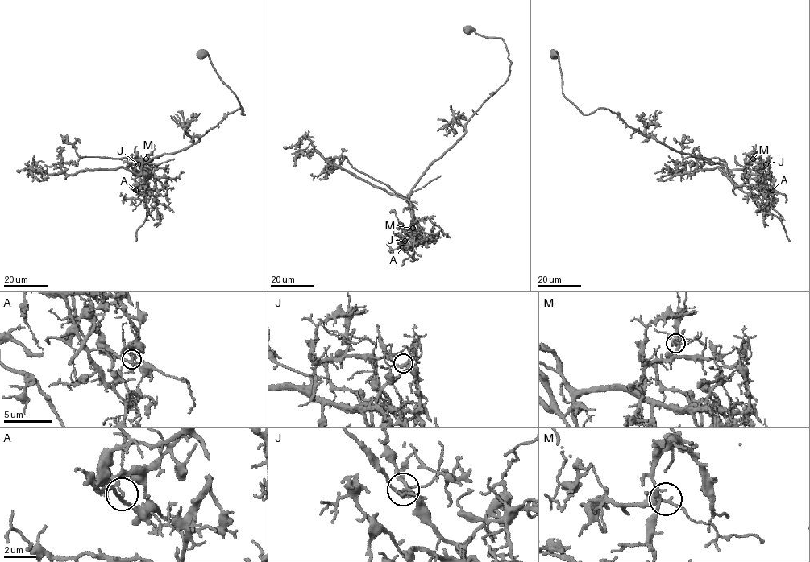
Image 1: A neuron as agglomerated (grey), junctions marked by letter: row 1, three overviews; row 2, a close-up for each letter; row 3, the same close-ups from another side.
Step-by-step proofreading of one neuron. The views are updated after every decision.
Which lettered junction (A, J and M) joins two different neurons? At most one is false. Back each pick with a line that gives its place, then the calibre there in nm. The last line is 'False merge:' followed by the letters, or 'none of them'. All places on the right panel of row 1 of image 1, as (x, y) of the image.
A: (772, 190) | 180 nm
False merge: A

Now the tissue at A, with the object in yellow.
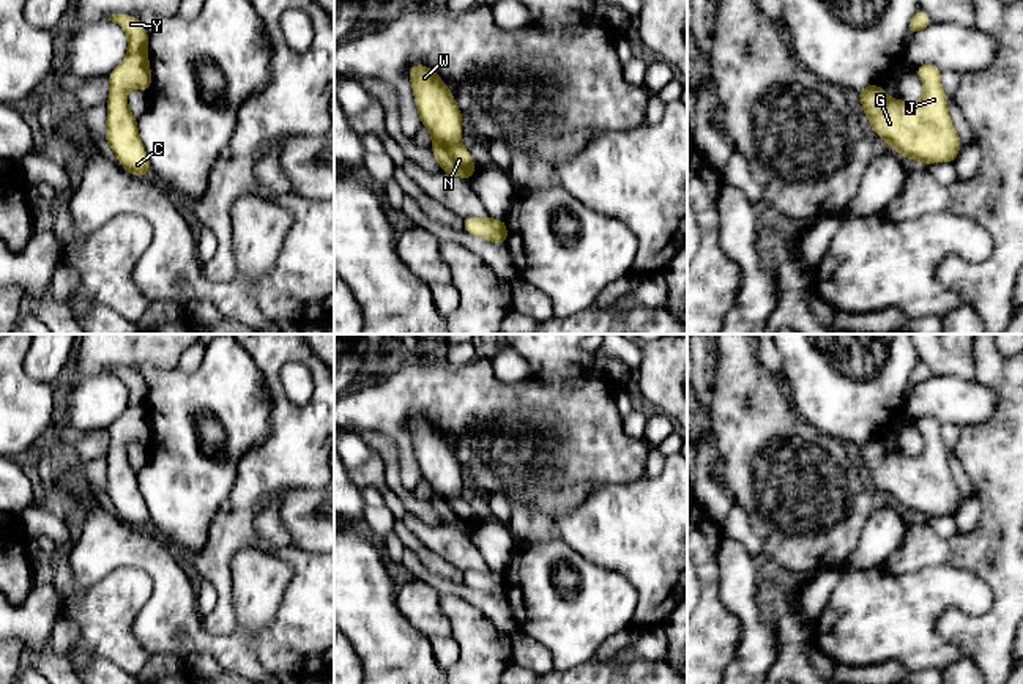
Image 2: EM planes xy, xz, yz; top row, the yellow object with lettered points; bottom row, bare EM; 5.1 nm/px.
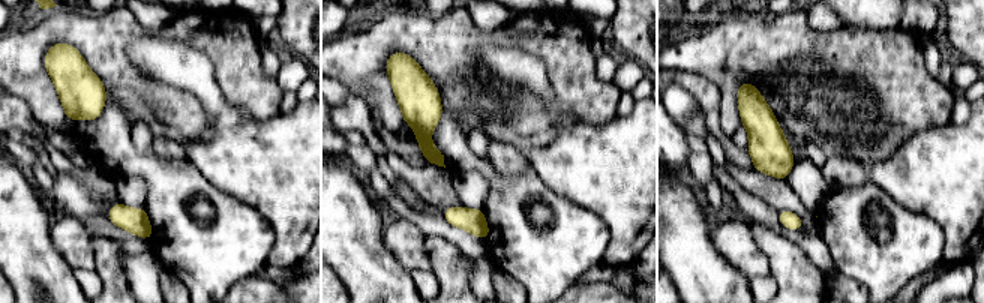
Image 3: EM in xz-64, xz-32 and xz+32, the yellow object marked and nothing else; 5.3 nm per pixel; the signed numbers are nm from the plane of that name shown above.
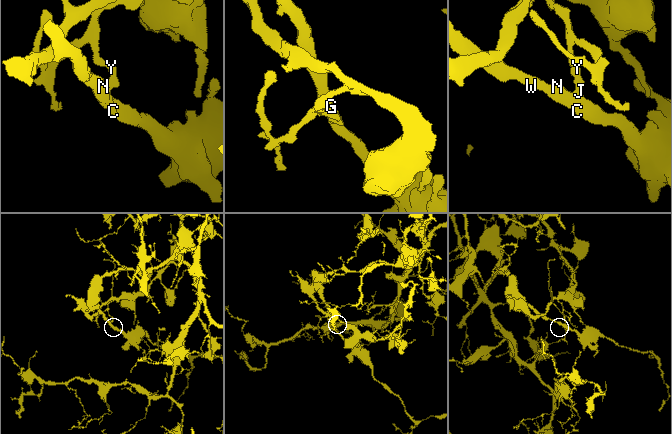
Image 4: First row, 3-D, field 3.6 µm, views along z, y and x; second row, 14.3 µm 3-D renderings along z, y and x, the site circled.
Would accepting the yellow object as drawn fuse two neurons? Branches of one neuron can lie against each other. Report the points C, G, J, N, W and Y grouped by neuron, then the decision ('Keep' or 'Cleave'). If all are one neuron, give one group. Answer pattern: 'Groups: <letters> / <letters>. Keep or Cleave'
Groups: C G J N W / Y. Cleave

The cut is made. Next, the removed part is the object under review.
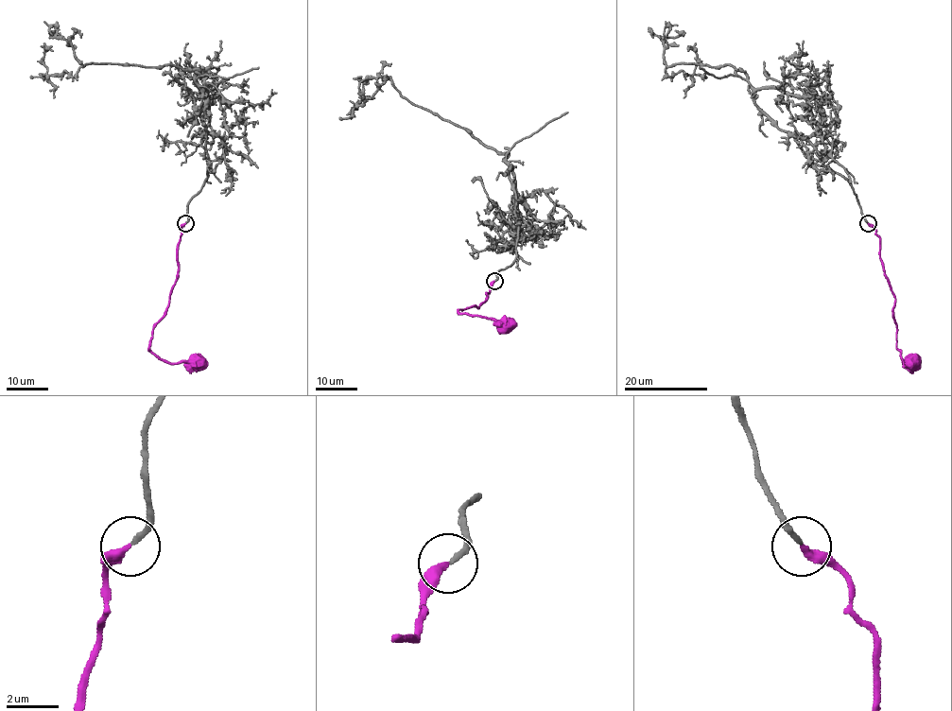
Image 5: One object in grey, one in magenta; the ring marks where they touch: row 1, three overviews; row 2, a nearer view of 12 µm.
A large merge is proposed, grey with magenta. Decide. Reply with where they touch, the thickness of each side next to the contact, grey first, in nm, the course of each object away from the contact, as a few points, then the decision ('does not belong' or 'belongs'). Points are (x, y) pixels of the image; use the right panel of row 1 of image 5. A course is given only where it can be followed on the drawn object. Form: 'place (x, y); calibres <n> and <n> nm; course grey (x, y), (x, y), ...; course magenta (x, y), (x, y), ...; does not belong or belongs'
place (868, 223); calibres 200 and 320 nm; course grey (868, 223), (843, 177), (766, 114), (742, 70), (665, 72), (691, 75), (687, 51); course magenta (868, 223), (879, 238), (879, 260), (895, 298), (893, 314), (897, 328), (896, 347), (904, 363), (913, 361); belongs

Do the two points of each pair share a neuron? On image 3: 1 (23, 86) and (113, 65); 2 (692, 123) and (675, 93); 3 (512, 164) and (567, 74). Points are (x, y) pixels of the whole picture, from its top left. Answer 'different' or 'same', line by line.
1: same
2: same
3: different

